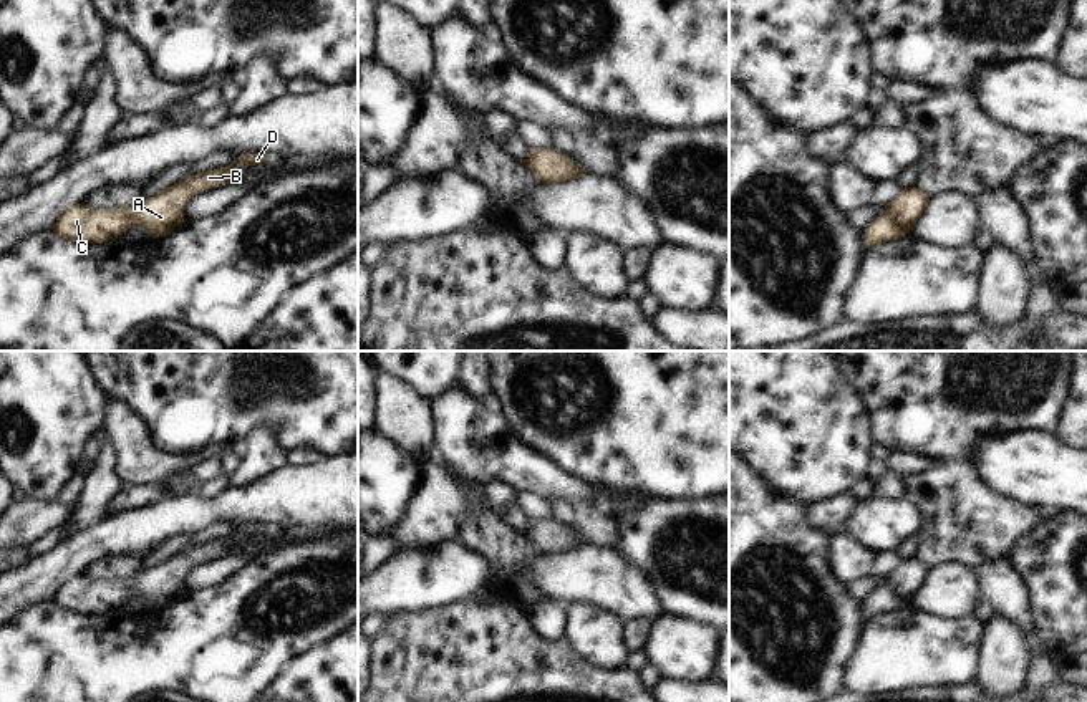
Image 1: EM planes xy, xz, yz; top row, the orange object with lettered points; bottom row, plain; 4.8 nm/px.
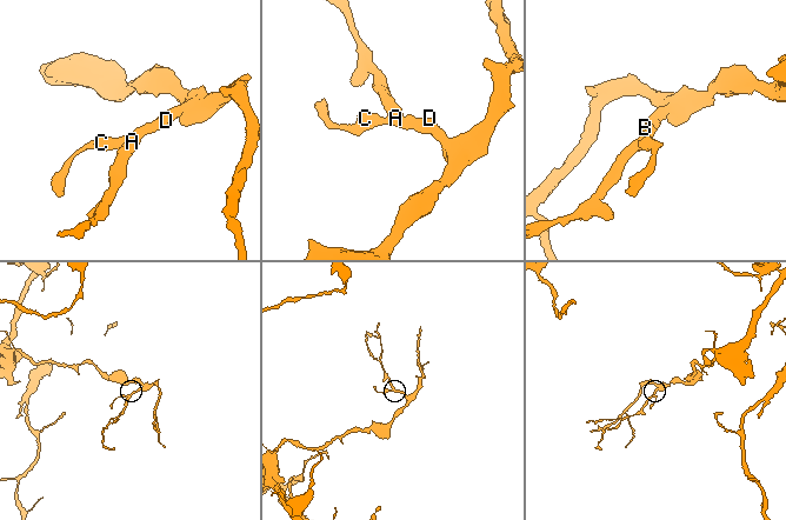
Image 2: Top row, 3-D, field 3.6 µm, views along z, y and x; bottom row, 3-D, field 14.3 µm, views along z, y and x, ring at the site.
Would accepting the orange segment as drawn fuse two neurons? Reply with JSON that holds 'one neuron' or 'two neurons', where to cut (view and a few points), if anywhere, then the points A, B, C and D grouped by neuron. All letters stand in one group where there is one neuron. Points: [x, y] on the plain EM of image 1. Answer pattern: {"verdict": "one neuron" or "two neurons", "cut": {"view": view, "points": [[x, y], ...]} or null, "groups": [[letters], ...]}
{"verdict": "one neuron", "cut": null, "groups": [["A", "B", "C", "D"]]}

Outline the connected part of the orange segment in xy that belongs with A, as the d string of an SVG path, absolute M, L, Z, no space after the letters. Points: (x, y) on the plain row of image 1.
M232 535L194 545L167 558L162 565L136 571L116 581L91 579L85 573L65 581L55 593L53 603L76 614L104 614L123 608L131 598L146 599L152 609L171 604L184 593L186 573L212 558L230 553L235 540Z

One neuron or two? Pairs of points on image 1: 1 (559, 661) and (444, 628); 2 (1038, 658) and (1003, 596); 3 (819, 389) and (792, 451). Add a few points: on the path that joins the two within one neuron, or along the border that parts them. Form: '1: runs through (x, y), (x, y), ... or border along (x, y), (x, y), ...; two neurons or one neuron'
1: runs through (531, 661), (478, 661), (473, 656); one neuron
2: runs through (1034, 643), (1018, 611); one neuron
3: runs through (804, 404), (799, 409), (799, 436); one neuron

